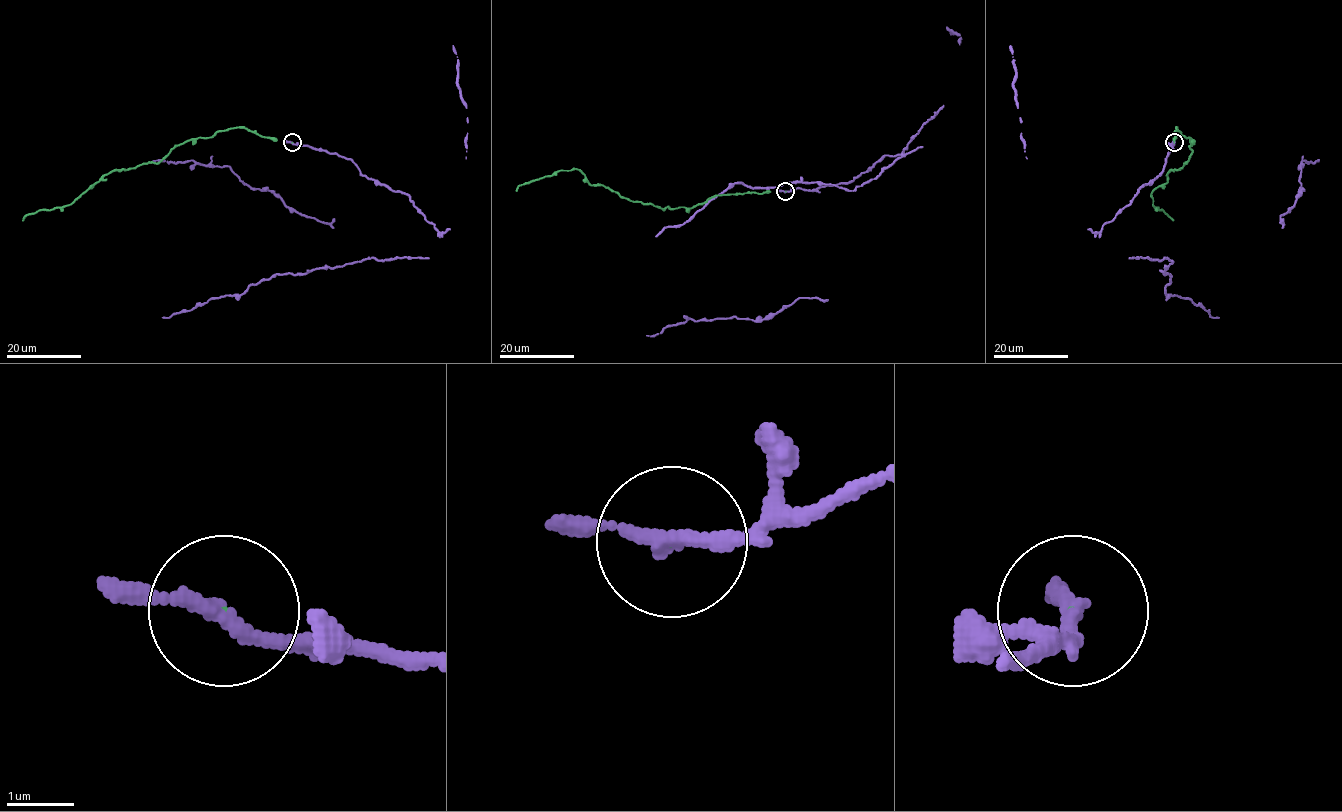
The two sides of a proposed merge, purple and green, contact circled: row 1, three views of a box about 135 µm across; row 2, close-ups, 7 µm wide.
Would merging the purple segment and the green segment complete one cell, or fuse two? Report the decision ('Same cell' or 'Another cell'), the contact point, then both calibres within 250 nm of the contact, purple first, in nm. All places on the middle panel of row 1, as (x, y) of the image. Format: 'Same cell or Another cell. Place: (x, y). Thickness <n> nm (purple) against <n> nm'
Same cell. Place: (785, 191). Thickness 220 nm (purple) against 20 nm

